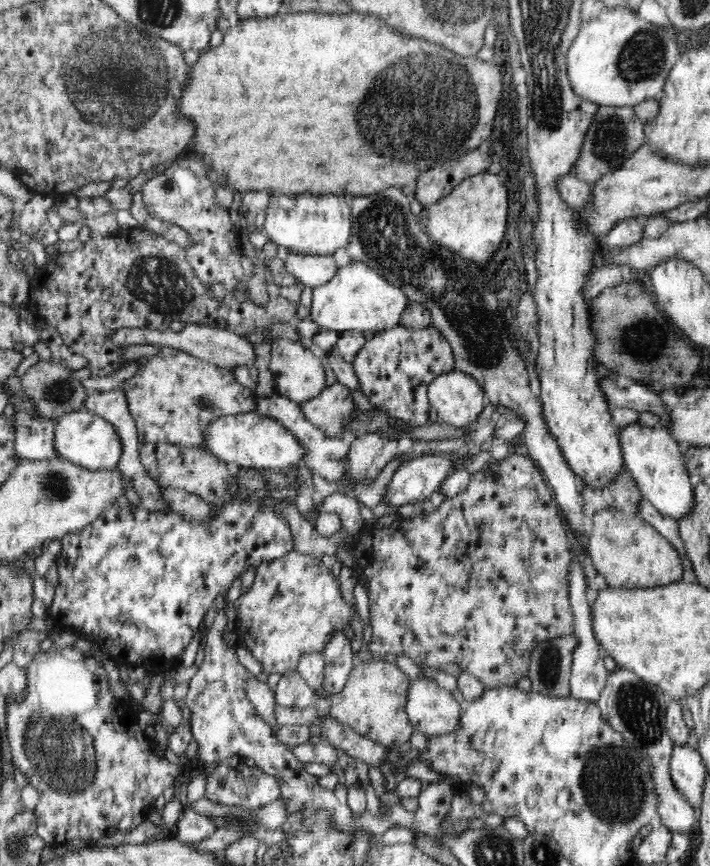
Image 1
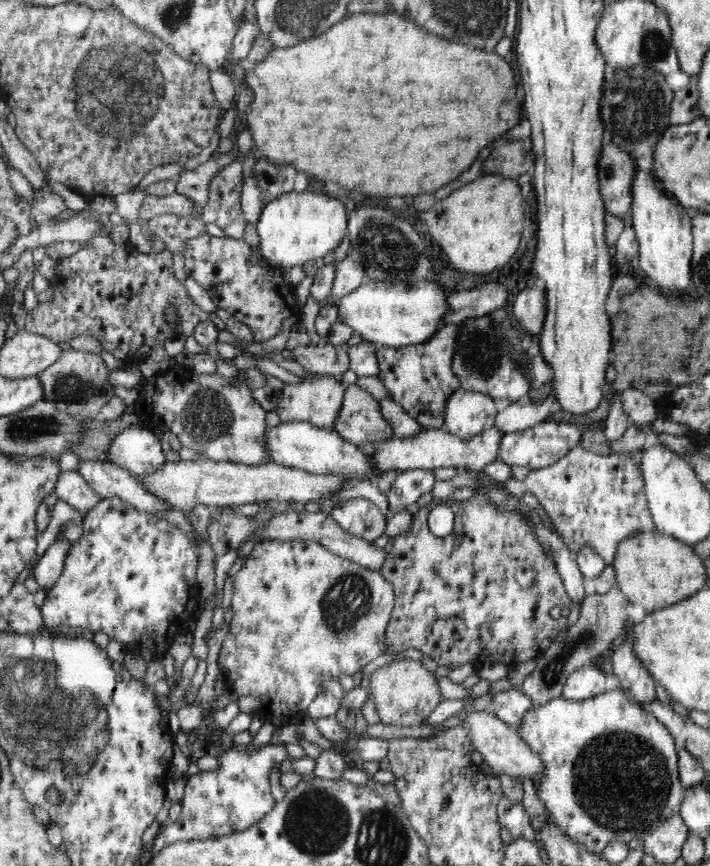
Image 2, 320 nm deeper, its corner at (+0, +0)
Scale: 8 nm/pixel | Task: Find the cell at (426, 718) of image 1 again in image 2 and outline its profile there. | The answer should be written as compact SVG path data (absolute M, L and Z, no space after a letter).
M474 711L463 720L462 725L466 727L467 738L470 738L471 745L499 774L508 774L515 779L521 776L531 780L536 774L542 773L542 759L538 758L538 755L527 747L526 742L522 741L516 727L500 720L494 713Z

